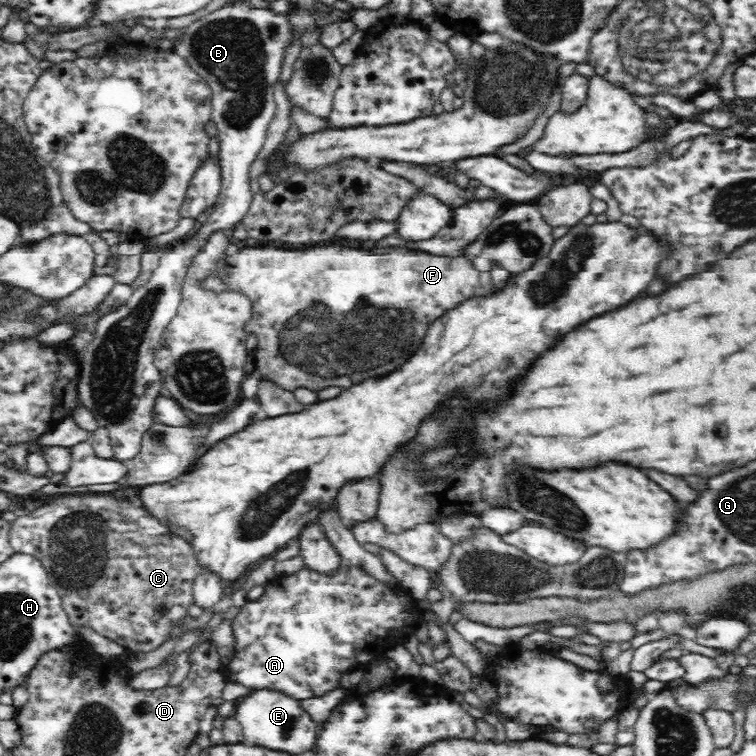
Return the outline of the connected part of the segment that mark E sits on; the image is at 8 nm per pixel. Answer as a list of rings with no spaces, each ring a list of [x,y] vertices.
[[[271,687],[256,688],[252,694],[238,699],[234,717],[241,724],[243,742],[248,746],[262,745],[265,749],[282,750],[293,755],[308,750],[314,752],[318,730],[322,728],[322,724],[300,707],[299,699]]]

